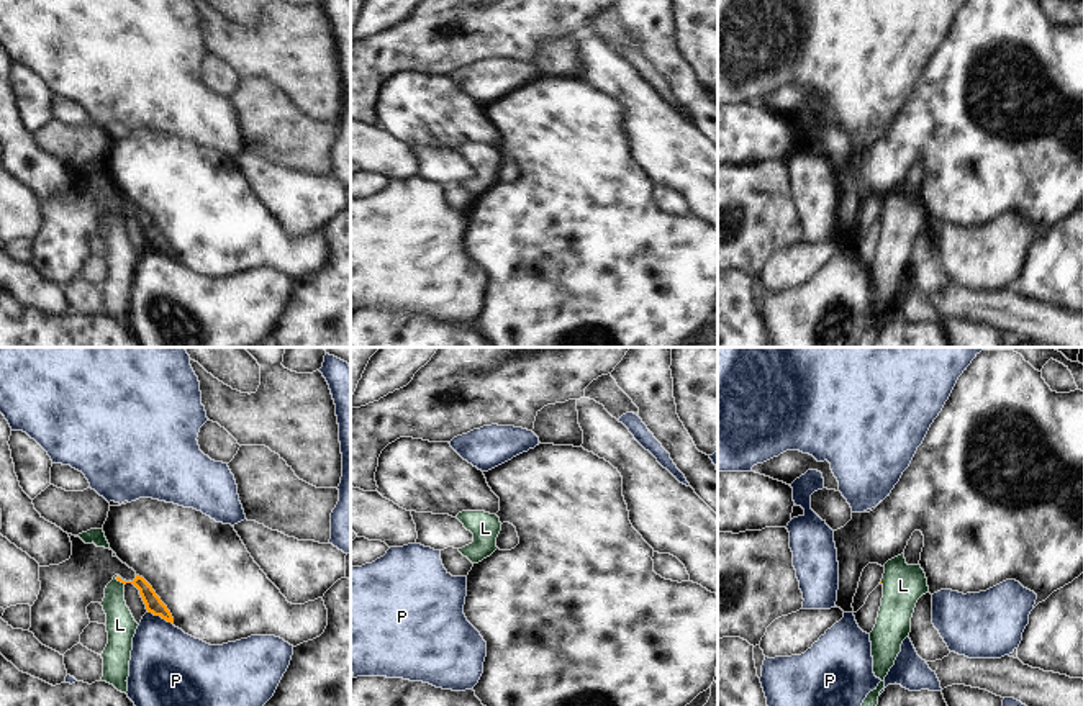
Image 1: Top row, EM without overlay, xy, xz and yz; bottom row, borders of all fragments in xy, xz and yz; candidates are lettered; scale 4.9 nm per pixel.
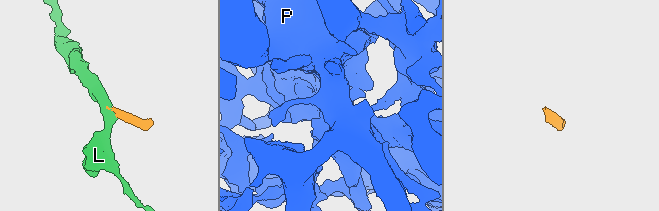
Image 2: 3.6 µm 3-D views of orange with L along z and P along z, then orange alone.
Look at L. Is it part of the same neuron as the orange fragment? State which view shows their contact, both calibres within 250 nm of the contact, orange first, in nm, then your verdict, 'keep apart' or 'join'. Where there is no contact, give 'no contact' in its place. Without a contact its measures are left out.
meets orange in xy; 80 nm thick on the orange side, 140 nm on the other; keep apart

